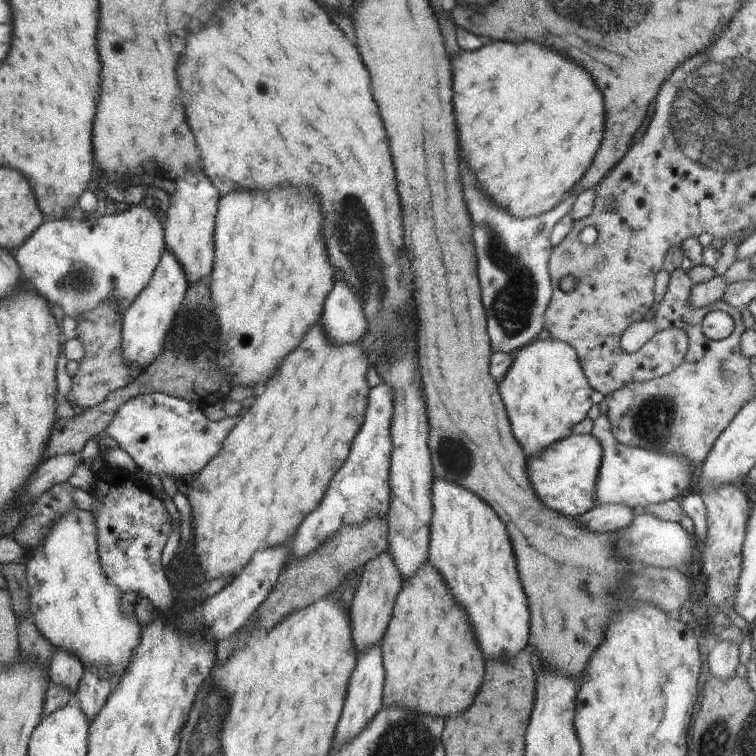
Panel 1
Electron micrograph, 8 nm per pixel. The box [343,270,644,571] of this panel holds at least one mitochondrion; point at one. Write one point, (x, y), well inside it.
(454, 454)

